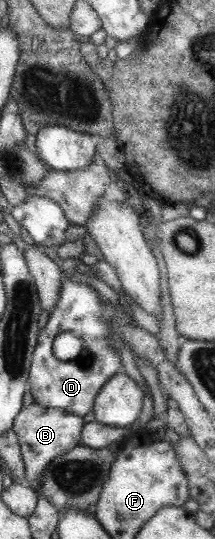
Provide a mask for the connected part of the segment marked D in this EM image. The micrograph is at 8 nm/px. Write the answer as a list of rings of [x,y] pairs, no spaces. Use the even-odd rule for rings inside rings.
[[[62,276],[62,290],[54,312],[46,317],[41,328],[40,343],[33,356],[32,374],[29,379],[34,402],[48,408],[59,408],[67,413],[84,417],[94,411],[97,395],[104,384],[121,368],[119,354],[113,346],[109,326],[101,312],[97,292],[89,285]],[[63,332],[72,332],[83,342],[82,352],[76,358],[61,361],[53,353],[55,338]]]

